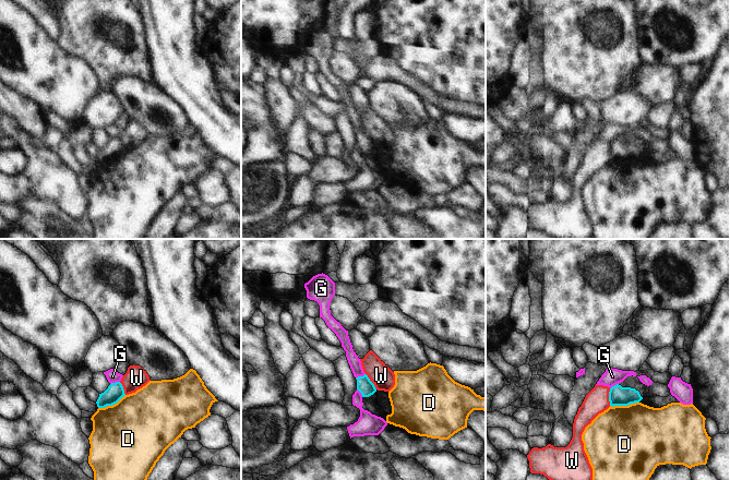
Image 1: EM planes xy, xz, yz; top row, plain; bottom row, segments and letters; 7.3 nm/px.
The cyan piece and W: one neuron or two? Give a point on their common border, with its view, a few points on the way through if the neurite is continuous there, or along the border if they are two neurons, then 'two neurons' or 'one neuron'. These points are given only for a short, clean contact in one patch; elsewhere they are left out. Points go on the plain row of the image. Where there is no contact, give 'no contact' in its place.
yz (609, 153) | along yz (610, 144), (609, 160) | two neurons

